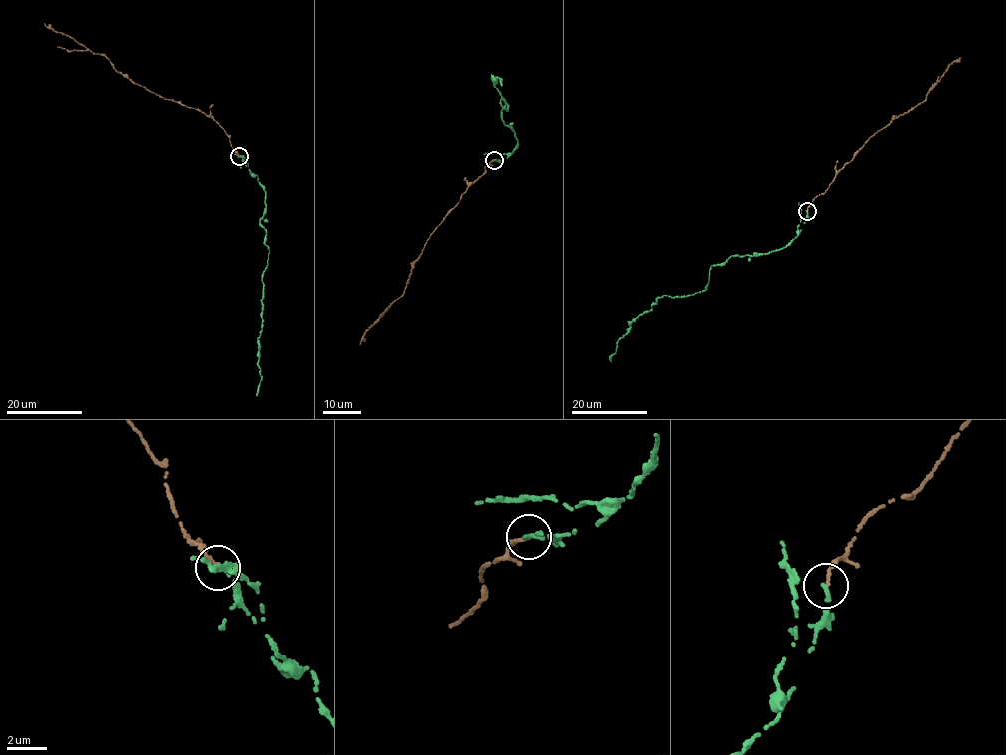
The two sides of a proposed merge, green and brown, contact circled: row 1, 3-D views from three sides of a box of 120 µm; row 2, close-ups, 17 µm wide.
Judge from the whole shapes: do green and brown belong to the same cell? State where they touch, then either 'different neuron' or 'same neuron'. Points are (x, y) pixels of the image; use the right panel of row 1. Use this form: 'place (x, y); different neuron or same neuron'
place (807, 211); same neuron

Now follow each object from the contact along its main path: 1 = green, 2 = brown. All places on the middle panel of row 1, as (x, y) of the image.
1: (493, 160), (518, 143), (501, 119), (500, 100), (509, 106), (493, 77), (501, 85)
2: (493, 160), (426, 241), (414, 261), (404, 293), (365, 332), (360, 344)

